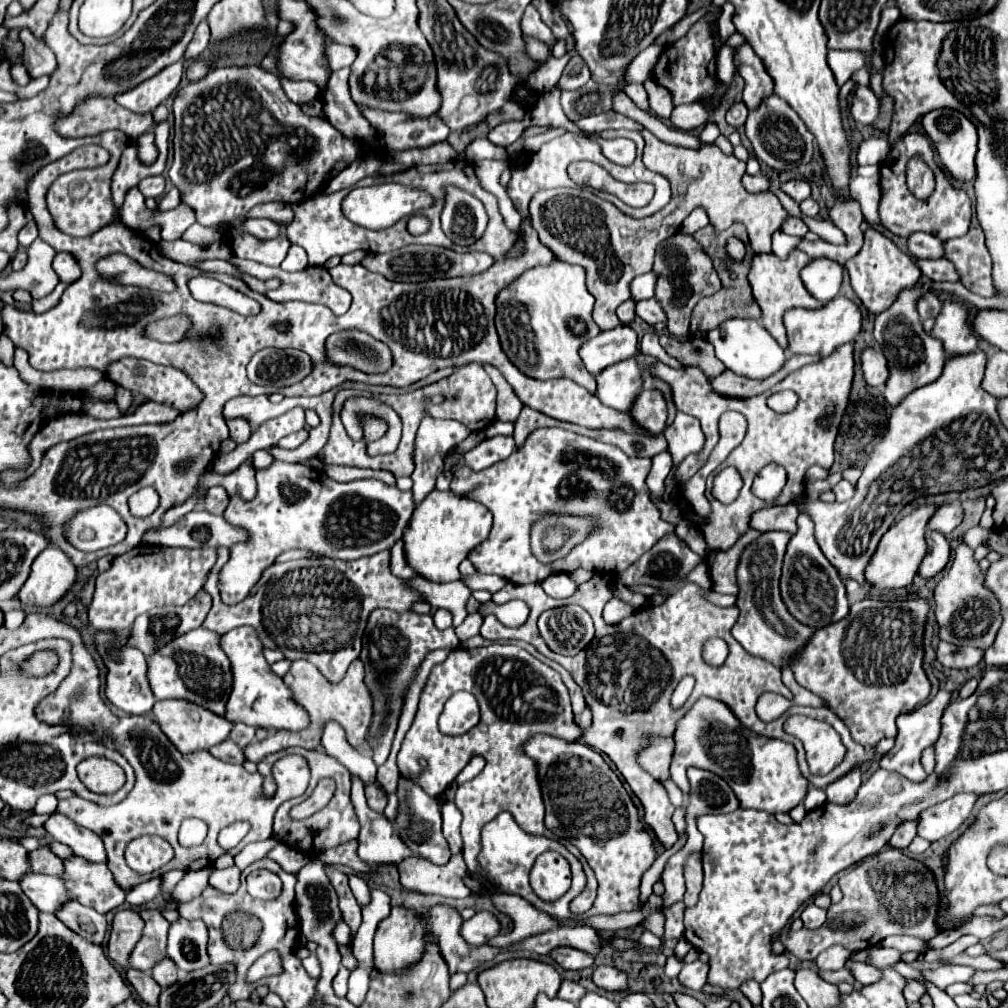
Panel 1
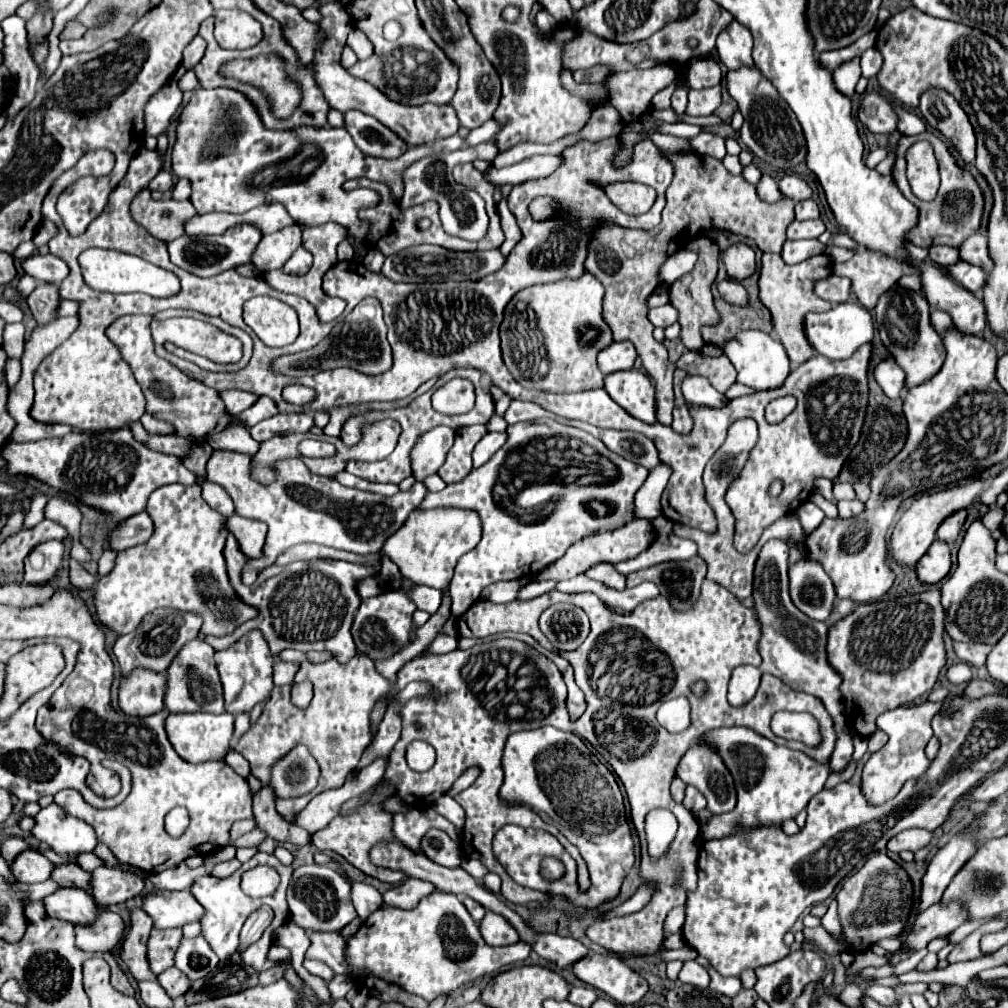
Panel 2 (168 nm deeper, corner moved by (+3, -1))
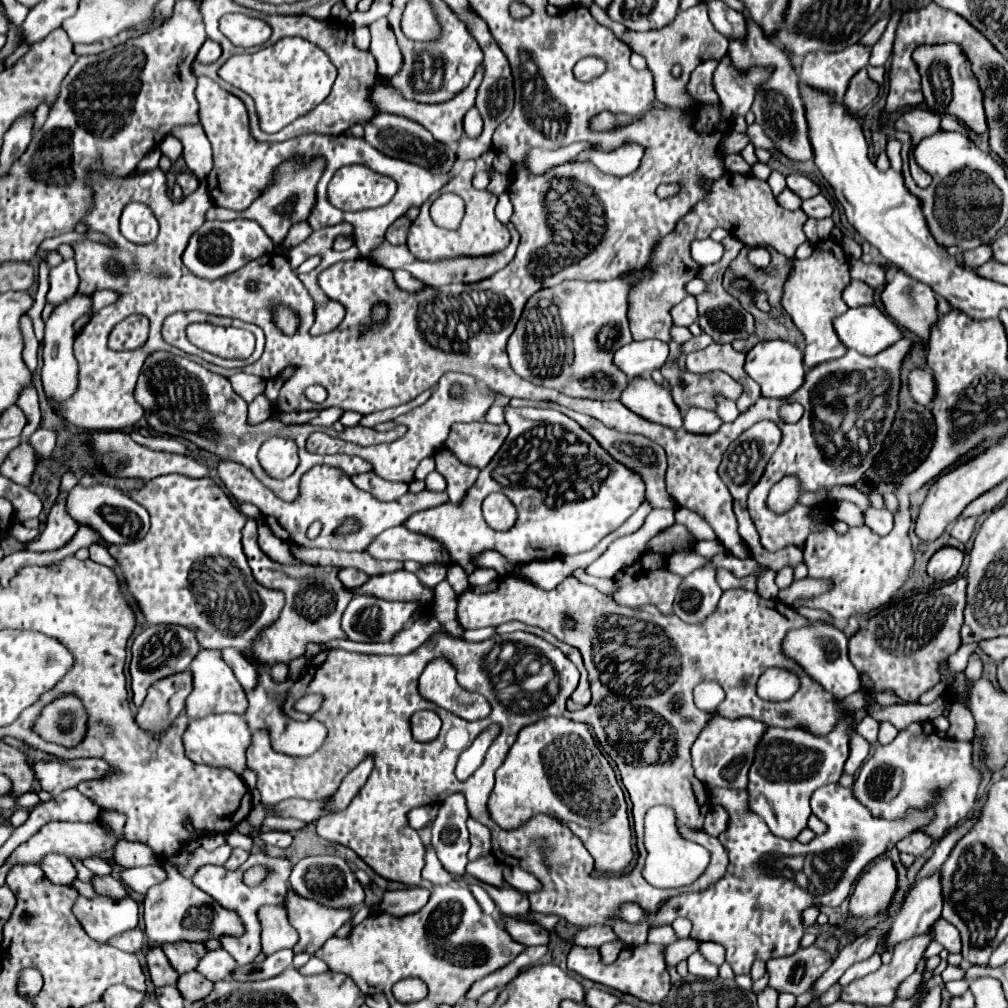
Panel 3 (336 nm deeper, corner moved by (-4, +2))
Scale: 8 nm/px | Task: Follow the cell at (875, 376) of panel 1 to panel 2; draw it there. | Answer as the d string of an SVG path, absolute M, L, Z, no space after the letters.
M885 359L881 361L877 367L875 367L875 381L879 383L879 387L883 389L883 393L891 399L897 399L901 397L903 393L903 379L905 379L905 373L901 371L901 367L897 367L893 363L893 359Z

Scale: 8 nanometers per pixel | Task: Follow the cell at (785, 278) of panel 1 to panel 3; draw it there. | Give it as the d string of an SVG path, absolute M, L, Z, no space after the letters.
M824 240L814 246L814 252L808 260L794 260L788 284L784 288L784 310L792 316L794 324L806 338L804 350L804 366L810 370L822 362L842 358L846 354L846 346L840 342L832 320L848 310L842 300L844 288L850 284L848 272L848 256L844 248L834 240Z

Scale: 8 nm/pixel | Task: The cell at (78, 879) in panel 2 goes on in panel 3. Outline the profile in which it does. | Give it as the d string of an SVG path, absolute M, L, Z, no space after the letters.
M94 876L92 886L94 886L94 890L96 890L98 894L108 896L108 898L112 898L112 900L122 900L122 898L130 896L130 894L128 894L128 888L126 888L120 880L114 880L112 876Z

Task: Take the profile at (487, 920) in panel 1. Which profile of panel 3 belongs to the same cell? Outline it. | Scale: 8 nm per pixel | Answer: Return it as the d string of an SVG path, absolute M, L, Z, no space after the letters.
M506 918L504 928L516 942L520 942L524 946L540 946L540 944L550 942L550 930L546 930L544 926L538 926L538 924L528 924L522 920Z

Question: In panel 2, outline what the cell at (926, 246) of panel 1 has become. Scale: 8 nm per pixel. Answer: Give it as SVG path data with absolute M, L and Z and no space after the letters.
M933 245L929 247L929 259L941 267L945 265L953 265L959 261L959 255L957 255L957 249L953 247L945 247L945 245Z

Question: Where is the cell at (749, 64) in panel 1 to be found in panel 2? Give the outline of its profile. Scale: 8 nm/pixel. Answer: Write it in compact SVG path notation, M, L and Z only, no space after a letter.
M733 21L717 37L717 53L727 69L753 67L755 63L753 63L751 51L753 51L753 37L737 21Z

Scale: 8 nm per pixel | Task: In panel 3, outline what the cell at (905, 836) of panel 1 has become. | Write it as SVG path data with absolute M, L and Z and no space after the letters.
M912 832L908 834L906 838L902 838L896 848L900 852L906 852L906 854L912 854L912 856L920 856L924 854L928 848L932 848L934 840L930 836L924 836L924 832Z

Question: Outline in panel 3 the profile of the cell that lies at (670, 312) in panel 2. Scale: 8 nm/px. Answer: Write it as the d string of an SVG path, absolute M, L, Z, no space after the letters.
M688 296L682 300L676 308L672 308L672 318L676 326L690 326L692 322L698 320L698 304L694 296Z

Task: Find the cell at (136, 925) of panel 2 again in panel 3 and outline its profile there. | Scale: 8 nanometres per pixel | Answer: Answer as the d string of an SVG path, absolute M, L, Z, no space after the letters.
M154 946L150 952L148 952L148 970L150 970L150 976L152 976L152 982L154 986L166 986L166 984L174 984L178 982L180 974L176 974L174 968L170 968L170 962L166 958L166 954L162 952L160 946Z

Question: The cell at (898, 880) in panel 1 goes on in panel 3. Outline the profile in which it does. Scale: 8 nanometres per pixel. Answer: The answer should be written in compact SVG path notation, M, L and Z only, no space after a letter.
M882 858L872 868L868 868L856 882L850 896L850 910L854 916L868 918L876 916L880 910L888 908L896 892L896 868L890 858Z

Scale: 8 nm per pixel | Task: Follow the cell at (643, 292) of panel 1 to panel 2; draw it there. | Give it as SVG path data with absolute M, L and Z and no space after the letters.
M681 249L677 251L675 255L671 255L663 265L661 265L661 271L659 271L659 287L657 291L661 291L663 287L671 285L673 281L677 281L681 275L689 273L693 269L697 261L697 253L695 251L687 251L687 249Z

